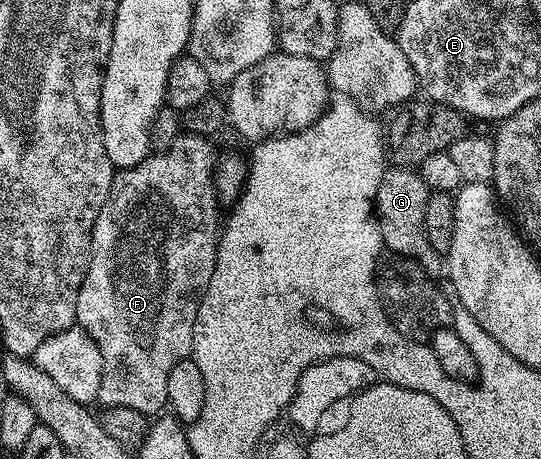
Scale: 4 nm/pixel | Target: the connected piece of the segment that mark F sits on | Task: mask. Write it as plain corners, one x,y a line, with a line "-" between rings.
182,135
169,149
150,152
149,156
143,159
143,163
130,169
122,169
114,176
107,203
103,203
103,211
99,211
99,219
95,221
93,228
93,242
91,243
87,275
77,300
76,324
85,330
86,335
96,343
101,352
103,367
101,368
97,401
102,406
131,407
146,415
160,414
169,403
167,378
171,376
171,370
174,369
175,363
186,360
192,354
195,319
199,311
199,303
203,299
207,283
211,283
211,271
215,271
215,259
217,258
217,239
219,236
217,209
219,210
219,202
215,180
215,162
218,160
219,153
213,150
213,143
208,137

